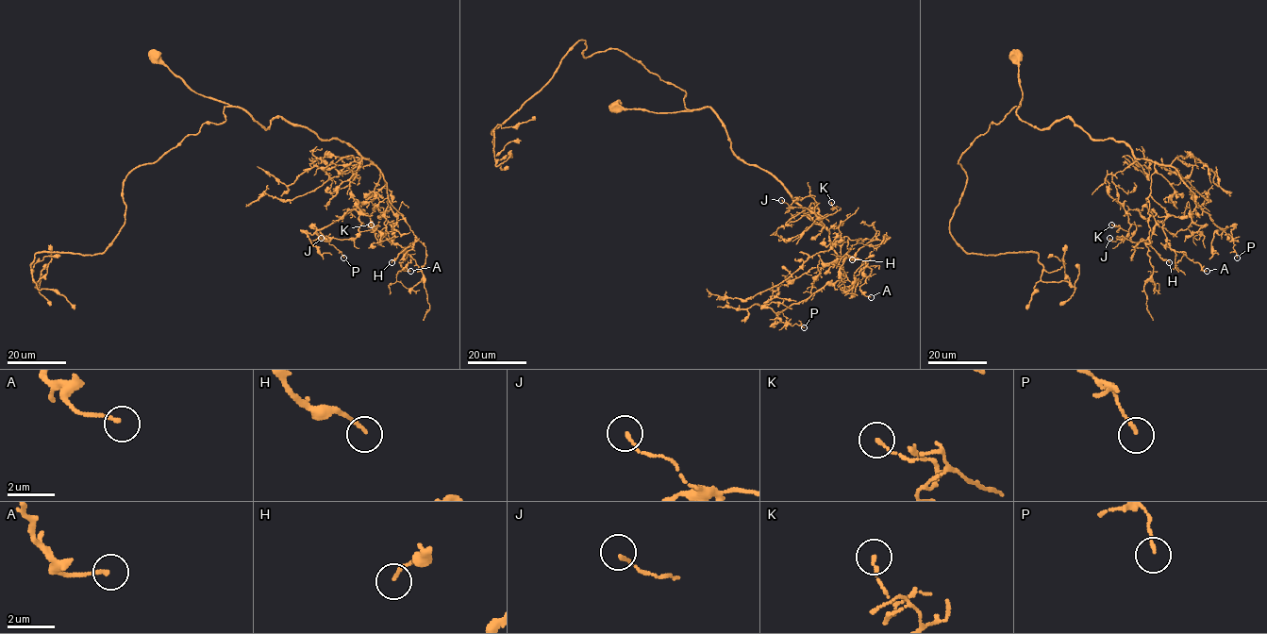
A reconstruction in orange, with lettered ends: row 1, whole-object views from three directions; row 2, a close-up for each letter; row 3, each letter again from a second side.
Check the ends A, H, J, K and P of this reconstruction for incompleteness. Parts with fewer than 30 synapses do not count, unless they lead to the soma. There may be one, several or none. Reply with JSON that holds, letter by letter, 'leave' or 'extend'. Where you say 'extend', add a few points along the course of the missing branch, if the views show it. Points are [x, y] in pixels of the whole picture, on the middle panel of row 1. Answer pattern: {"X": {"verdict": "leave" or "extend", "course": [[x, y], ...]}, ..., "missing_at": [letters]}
{"A": {"verdict": "leave"}, "H": {"verdict": "leave"}, "J": {"verdict": "leave"}, "K": {"verdict": "leave"}, "P": {"verdict": "leave"}, "missing_at": []}

